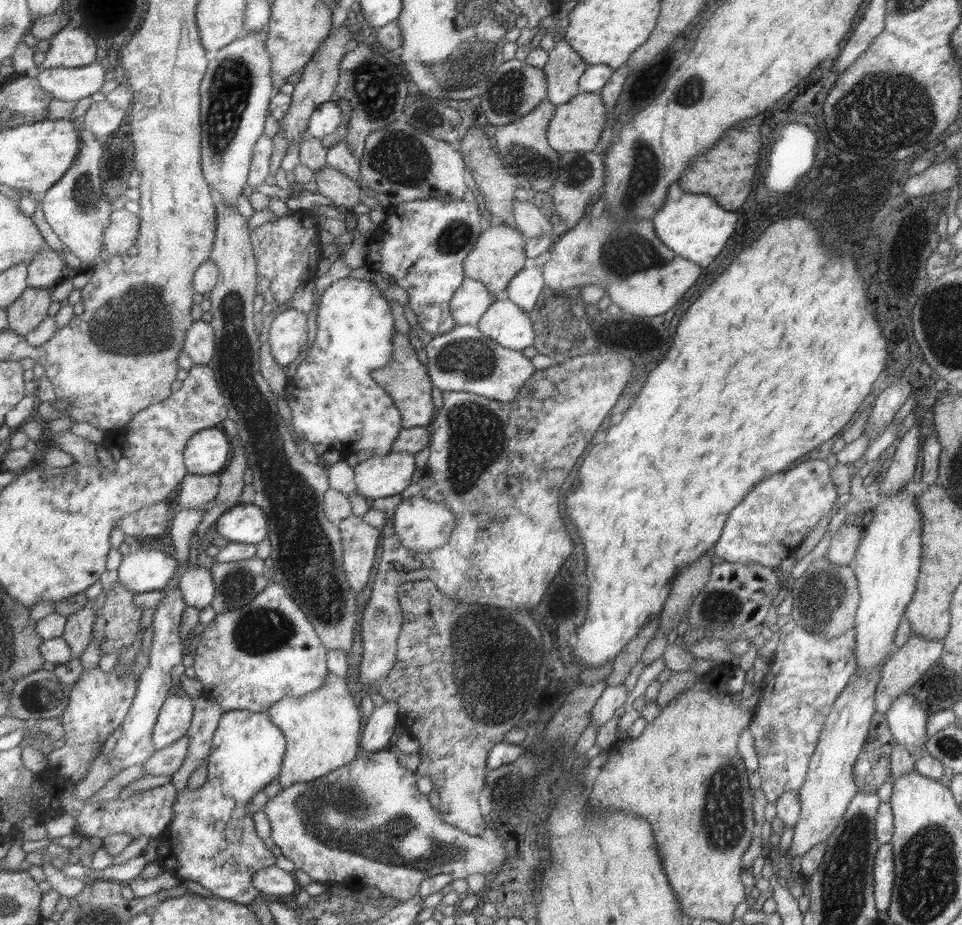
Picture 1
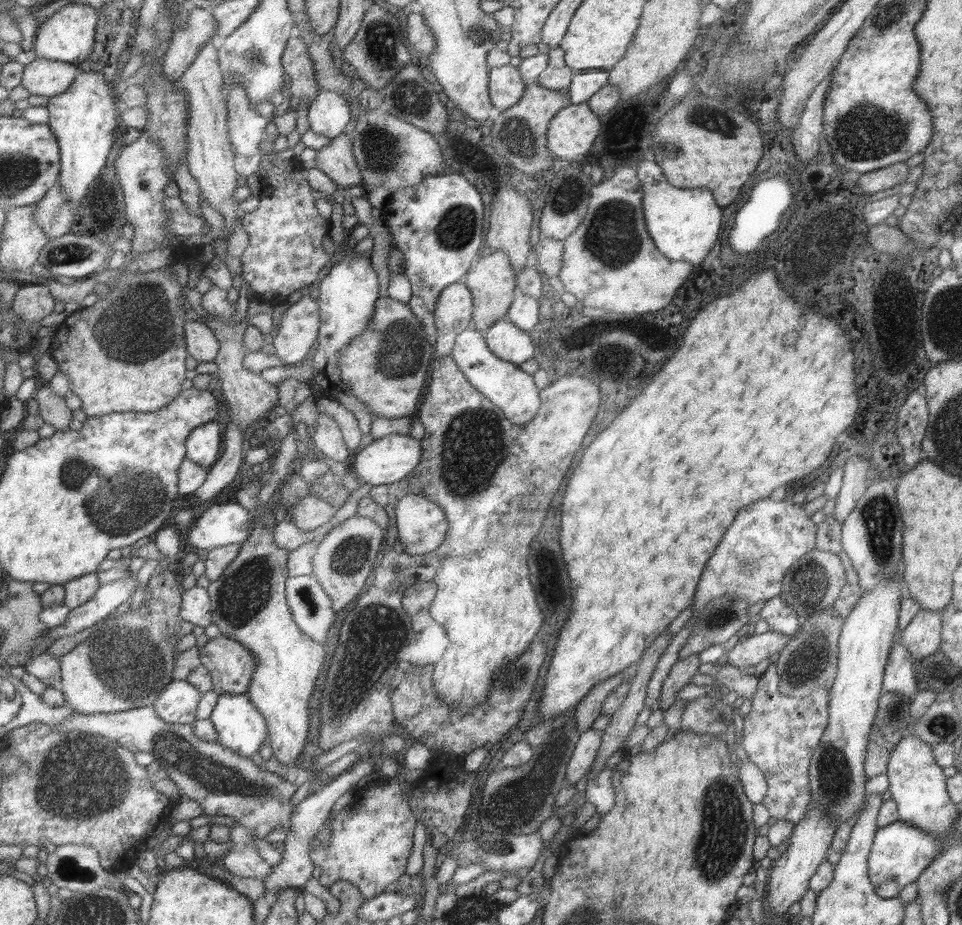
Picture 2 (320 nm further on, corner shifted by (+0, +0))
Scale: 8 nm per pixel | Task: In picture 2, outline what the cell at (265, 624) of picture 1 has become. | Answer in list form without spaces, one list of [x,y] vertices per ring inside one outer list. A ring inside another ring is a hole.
[[[217,634],[209,641],[202,640],[199,642],[198,653],[202,664],[210,672],[212,688],[215,689],[215,692],[218,692],[219,695],[223,693],[243,694],[246,692],[255,661],[252,654],[242,644]]]

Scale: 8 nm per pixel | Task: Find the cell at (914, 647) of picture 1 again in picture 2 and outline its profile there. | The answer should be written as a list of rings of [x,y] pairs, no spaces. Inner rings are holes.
[[[919,609],[902,628],[901,642],[913,660],[933,654],[940,646],[942,614],[939,611]]]

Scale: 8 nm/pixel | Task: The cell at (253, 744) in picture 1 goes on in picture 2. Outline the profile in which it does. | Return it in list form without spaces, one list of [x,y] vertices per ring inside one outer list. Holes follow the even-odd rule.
[[[246,693],[218,695],[209,719],[213,723],[218,736],[216,741],[229,750],[240,754],[243,758],[250,758],[253,753],[258,752],[259,746],[268,737],[266,722],[257,712],[255,706],[250,703]]]

